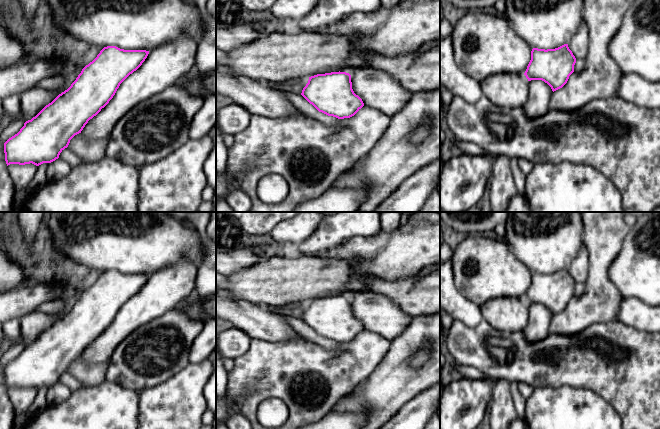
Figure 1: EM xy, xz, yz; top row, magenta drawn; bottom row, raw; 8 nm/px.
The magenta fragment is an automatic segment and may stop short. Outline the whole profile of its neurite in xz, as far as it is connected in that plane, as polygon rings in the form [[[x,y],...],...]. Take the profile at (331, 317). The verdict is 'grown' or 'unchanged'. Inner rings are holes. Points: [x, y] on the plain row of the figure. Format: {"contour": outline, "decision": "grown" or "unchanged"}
{"contour": [[[358,292],[351,298],[339,295],[311,300],[301,319],[319,336],[344,343],[354,340],[364,329],[393,341],[413,317],[388,297]]], "decision": "grown"}

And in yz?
{"contour": [[[568,268],[555,273],[532,273],[531,284],[524,297],[529,306],[529,320],[523,330],[525,338],[530,343],[536,343],[549,334],[552,317],[567,307],[569,300],[574,296],[575,287],[576,282],[569,273]]], "decision": "grown"}

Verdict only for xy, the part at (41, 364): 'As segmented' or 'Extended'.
Extended

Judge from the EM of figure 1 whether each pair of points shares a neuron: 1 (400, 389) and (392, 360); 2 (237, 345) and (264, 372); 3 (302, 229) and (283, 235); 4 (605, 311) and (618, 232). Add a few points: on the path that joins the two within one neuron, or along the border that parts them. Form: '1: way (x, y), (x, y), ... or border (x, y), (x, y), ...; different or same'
1: way (394, 382), (394, 367); same
2: border (252, 339), (249, 348), (233, 360); different
3: way (297, 229), (288, 232); same
4: way (601, 291), (602, 252); same

